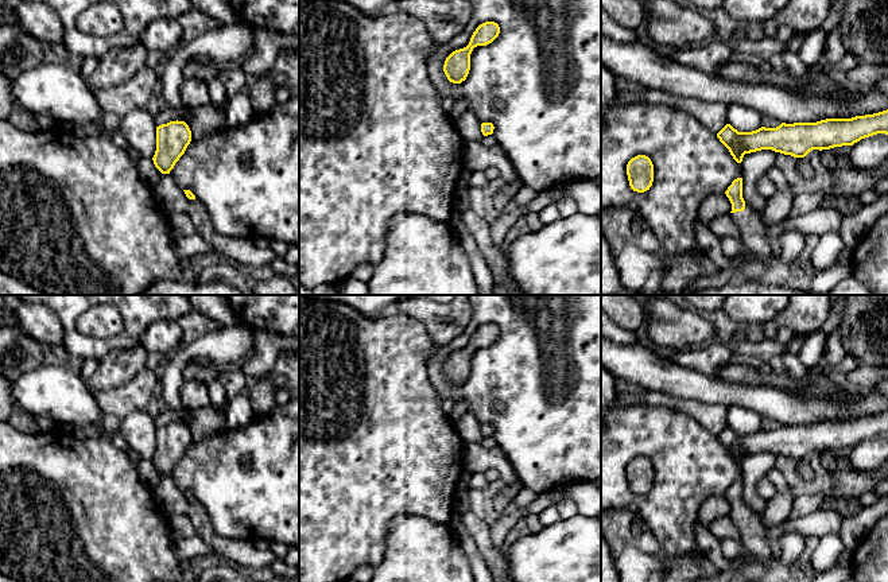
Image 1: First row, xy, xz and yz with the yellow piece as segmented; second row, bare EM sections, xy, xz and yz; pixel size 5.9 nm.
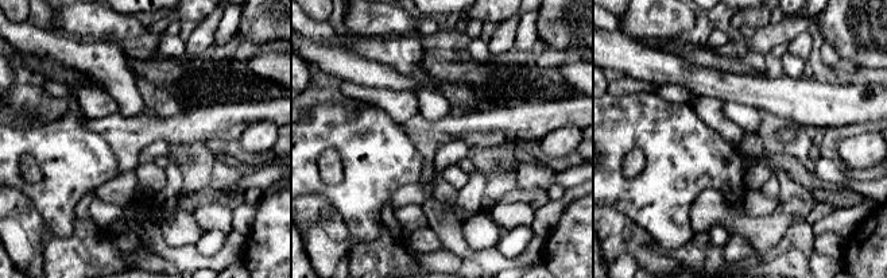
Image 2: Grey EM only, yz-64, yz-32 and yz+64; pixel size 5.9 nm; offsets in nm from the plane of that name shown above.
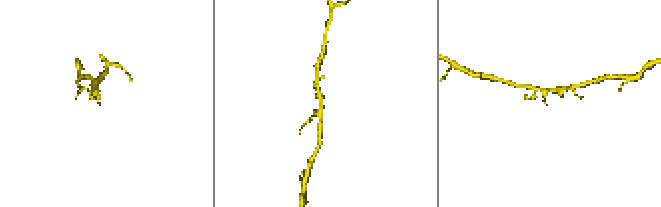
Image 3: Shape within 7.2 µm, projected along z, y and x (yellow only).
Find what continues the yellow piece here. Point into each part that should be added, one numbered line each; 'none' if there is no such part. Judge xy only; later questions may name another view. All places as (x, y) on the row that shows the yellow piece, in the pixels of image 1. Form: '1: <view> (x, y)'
none

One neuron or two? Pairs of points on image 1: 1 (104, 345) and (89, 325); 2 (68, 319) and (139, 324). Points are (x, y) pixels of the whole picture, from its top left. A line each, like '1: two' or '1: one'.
1: two
2: one

